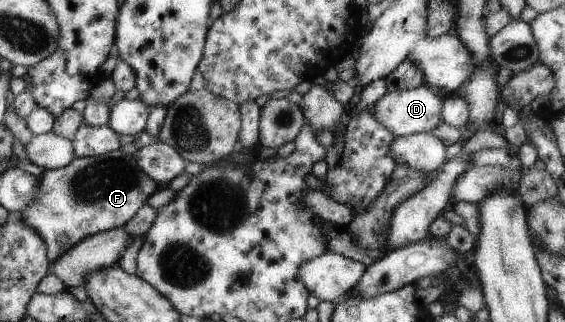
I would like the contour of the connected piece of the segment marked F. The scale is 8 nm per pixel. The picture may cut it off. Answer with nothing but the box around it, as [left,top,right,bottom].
[16,149,160,266]

